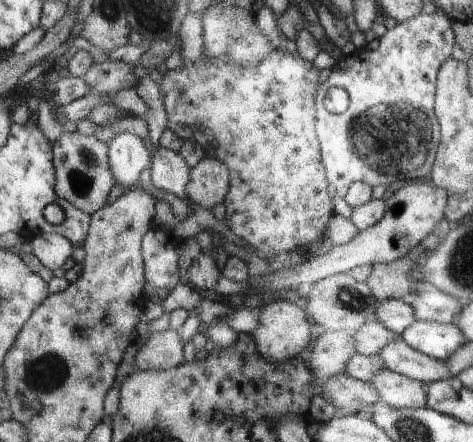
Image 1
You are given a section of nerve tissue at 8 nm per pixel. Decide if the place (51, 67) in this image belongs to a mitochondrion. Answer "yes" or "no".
no

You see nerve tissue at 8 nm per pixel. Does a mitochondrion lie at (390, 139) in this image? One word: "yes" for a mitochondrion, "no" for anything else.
yes

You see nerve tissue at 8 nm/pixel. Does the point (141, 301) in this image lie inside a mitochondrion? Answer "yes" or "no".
no

